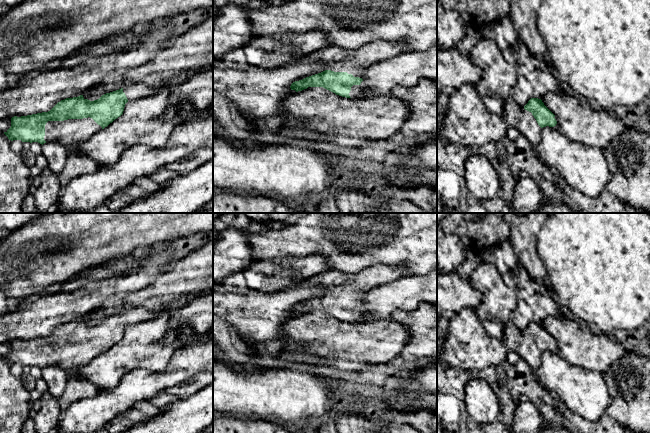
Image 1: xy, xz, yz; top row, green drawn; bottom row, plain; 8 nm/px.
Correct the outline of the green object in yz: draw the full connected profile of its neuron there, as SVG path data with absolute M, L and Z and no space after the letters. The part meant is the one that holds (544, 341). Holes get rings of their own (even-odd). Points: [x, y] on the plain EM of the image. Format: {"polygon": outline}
{"polygon": "M512 322L505 328L505 344L515 351L533 371L539 366L543 351L554 351L557 348L555 339L544 329L541 323L531 322L521 331Z"}

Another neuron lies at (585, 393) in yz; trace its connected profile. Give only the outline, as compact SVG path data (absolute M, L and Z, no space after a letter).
M543 351L541 364L535 371L541 386L552 396L556 395L571 412L588 421L597 421L606 414L611 404L611 396L603 374L587 371L564 360L557 352Z

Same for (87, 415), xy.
M213 339L177 349L164 370L130 371L122 376L115 388L73 402L62 411L56 428L59 433L101 430L119 414L135 408L136 403L149 401L156 394L185 383L201 371L213 372Z

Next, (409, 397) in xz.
M397 379L393 386L395 395L388 403L389 409L395 409L400 413L437 413L437 396L430 394L416 382Z

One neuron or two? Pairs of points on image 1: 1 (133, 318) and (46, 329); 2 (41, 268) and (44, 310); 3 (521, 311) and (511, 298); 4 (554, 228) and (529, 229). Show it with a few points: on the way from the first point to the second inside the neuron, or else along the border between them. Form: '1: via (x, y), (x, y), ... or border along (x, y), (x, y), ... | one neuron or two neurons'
1: border along (66, 321), (58, 325), (47, 335), (33, 337) | two neurons
2: border along (32, 294), (24, 300) | two neurons
3: border along (517, 288), (517, 305), (512, 312), (510, 321) | two neurons
4: border along (544, 223), (538, 232), (536, 241), (537, 252) | two neurons

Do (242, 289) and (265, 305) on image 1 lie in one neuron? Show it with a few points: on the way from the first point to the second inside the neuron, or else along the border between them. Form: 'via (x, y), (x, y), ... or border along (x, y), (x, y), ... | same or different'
border along (250, 289), (244, 294), (232, 294), (224, 290) | different

